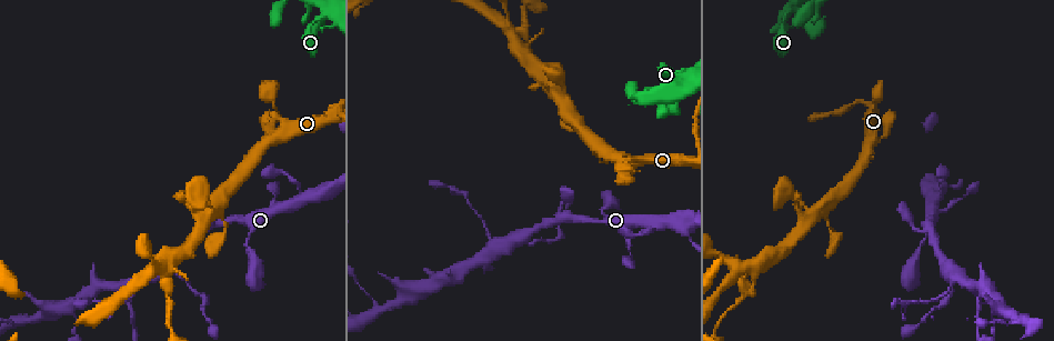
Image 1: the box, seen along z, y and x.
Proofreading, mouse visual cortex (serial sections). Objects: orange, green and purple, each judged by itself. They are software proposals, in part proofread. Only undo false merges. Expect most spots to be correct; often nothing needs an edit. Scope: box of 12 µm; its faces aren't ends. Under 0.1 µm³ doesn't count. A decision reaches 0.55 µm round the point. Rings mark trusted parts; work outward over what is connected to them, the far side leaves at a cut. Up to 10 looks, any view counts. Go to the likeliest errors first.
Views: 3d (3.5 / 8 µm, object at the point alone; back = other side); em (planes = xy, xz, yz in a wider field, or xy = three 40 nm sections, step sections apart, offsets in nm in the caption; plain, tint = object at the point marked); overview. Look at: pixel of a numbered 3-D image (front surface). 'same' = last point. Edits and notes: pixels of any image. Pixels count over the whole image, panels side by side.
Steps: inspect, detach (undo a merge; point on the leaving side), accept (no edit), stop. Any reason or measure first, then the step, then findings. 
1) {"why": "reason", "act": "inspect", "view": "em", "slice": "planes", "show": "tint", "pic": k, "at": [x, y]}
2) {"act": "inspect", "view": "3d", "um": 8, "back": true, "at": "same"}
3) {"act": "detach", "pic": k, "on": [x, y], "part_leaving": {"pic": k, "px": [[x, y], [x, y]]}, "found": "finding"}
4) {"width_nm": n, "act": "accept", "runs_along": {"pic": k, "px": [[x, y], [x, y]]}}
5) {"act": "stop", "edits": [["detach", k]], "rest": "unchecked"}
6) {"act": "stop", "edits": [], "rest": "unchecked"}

{"why": "arms part here", "act": "inspect", "view": "3d", "um": 3.5, "pic": 1, "at": [562, 218]}

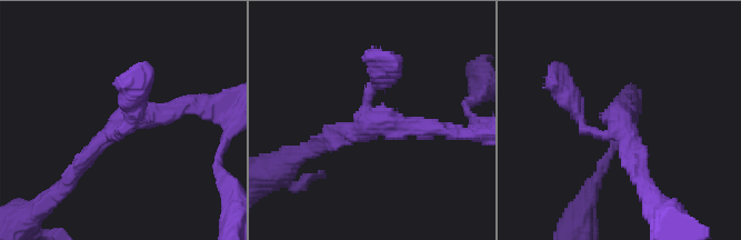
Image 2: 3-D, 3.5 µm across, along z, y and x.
{"act": "inspect", "view": "em", "slice": "xy", "step": 3, "show": "tint", "pic": 2, "at": [618, 121]}

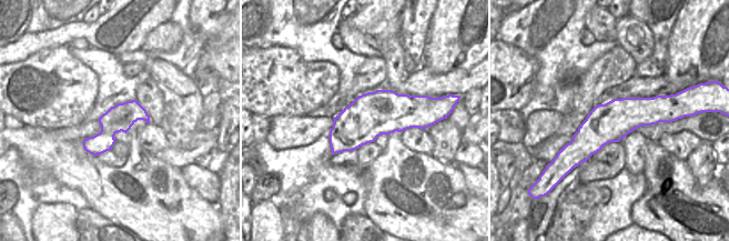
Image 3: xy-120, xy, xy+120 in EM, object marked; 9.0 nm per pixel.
{"why": "cut it another way", "act": "inspect", "view": "em", "slice": "xy", "step": 2, "show": "tint", "at": "same"}

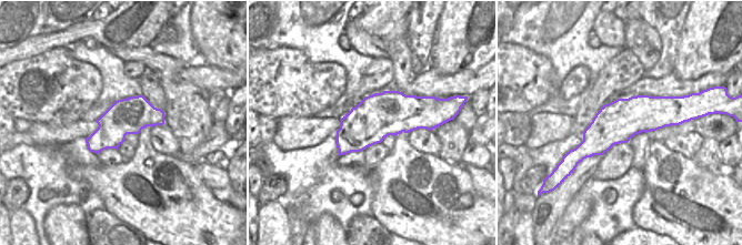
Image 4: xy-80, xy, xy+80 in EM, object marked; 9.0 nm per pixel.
{"act": "accept", "runs_along": {"pic": 4, "px": [[679, 120], [623, 118], [572, 154]]}, "found": "continuous, no second cell"}

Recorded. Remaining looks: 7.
{"why": "branch point", "act": "inspect", "view": "3d", "um": 3.5, "pic": 1, "at": [522, 240]}

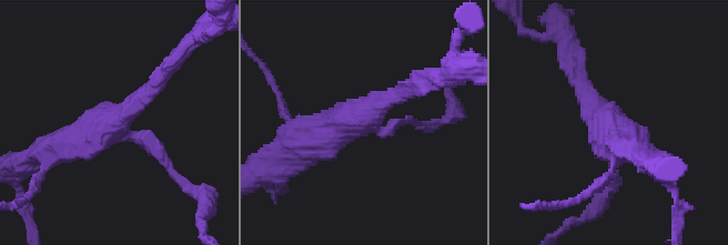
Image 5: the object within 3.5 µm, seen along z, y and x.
{"arms": 3, "arm_widths_nm": [100, 250, 450], "act": "inspect", "view": "em", "slice": "planes", "show": "tint", "pic": 5, "at": [115, 122]}

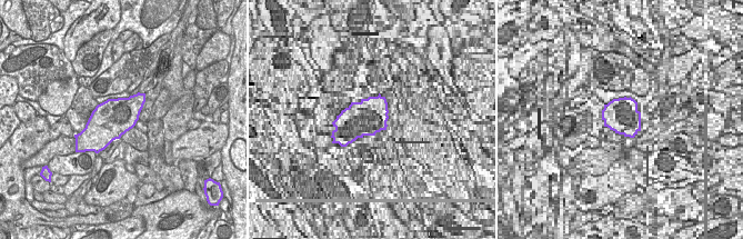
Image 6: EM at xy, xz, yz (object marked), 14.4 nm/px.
{"width_nm": 550, "act": "accept", "runs_along": {"pic": 5, "px": [[165, 72], [118, 120], [52, 147]]}, "found": "continuous, no second cell"}

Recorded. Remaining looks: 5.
{"why": "branch point", "act": "inspect", "view": "3d", "um": 3.5, "pic": 1, "at": [971, 285]}

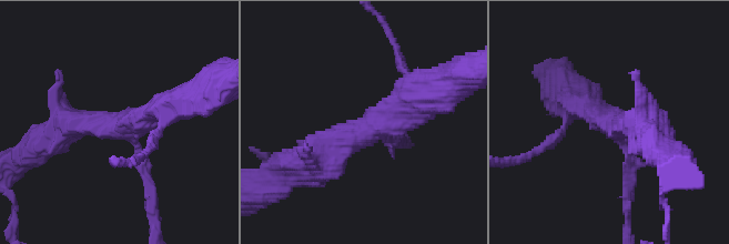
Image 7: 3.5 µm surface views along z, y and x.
{"arms": 3, "arm_widths_nm": [200, 400, 400], "why": "need the tissue", "act": "inspect", "view": "em", "slice": "xy", "step": 3, "show": "plain", "pic": 7, "at": [128, 125]}

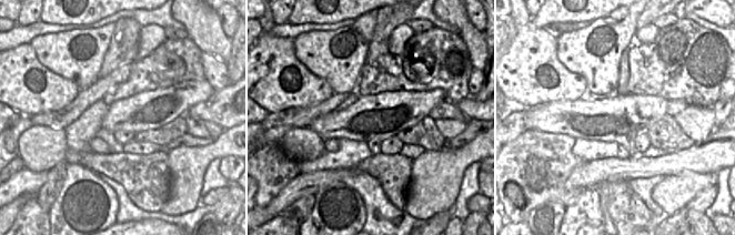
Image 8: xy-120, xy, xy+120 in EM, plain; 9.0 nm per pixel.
{"why": "with the object marked", "act": "inspect", "view": "em", "slice": "xy", "step": 3, "show": "tint", "at": "same"}

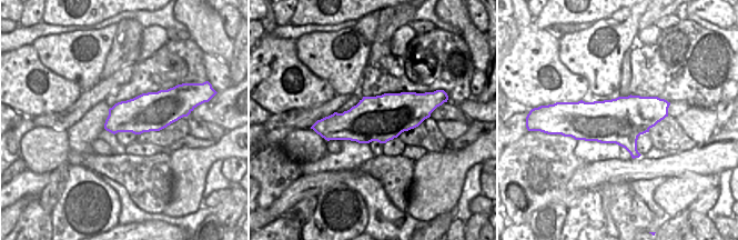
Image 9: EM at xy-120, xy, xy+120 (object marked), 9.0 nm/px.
{"act": "accept", "runs_along": {"pic": 7, "px": [[436, 88], [385, 124], [310, 159]]}, "found": "one cell here"}

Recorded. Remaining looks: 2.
{"why": "a fork", "act": "inspect", "view": "3d", "um": 8, "pic": 1, "at": [656, 221]}

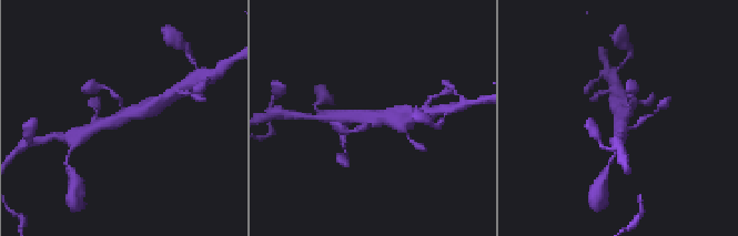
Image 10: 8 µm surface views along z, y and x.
{"why": "now the EM", "act": "inspect", "view": "em", "slice": "planes", "show": "tint", "pic": 10, "at": [372, 116]}

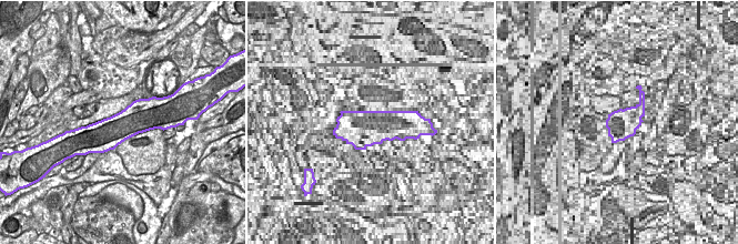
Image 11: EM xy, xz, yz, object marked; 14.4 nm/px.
{"act": "accept", "runs_along": {"pic": 10, "px": [[92, 129], [148, 110], [152, 104]]}, "found": "all the same cell"}

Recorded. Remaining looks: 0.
{"act": "stop", "edits": [], "rest": "unchecked"}

